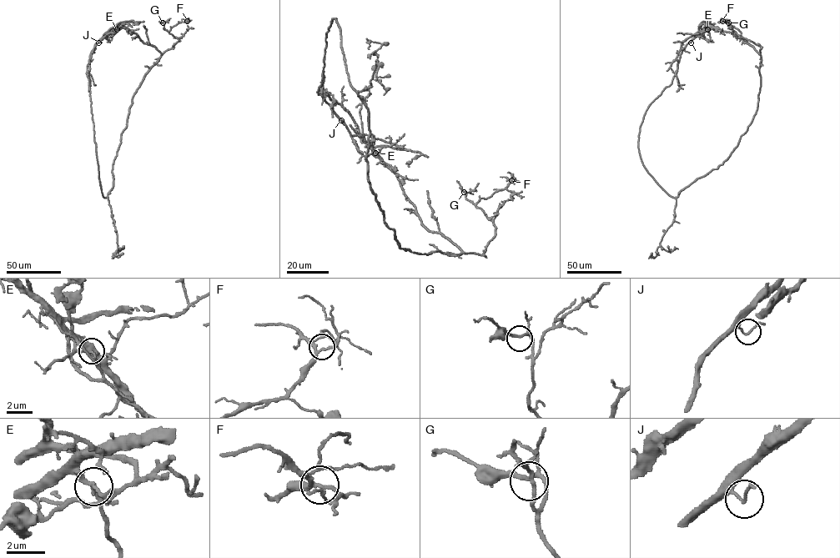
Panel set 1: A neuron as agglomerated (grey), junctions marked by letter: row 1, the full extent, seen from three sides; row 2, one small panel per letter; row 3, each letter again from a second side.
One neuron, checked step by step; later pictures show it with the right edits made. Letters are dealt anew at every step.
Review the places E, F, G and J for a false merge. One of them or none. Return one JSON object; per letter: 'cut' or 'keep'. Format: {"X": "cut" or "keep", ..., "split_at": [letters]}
{"E": "cut", "F": "keep", "G": "keep", "J": "keep", "split_at": ["E"]}

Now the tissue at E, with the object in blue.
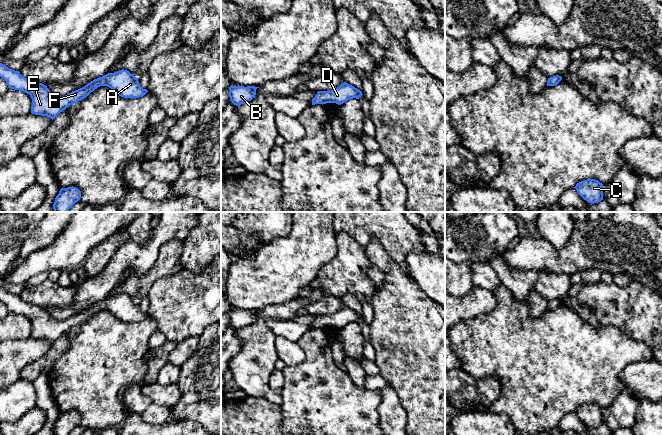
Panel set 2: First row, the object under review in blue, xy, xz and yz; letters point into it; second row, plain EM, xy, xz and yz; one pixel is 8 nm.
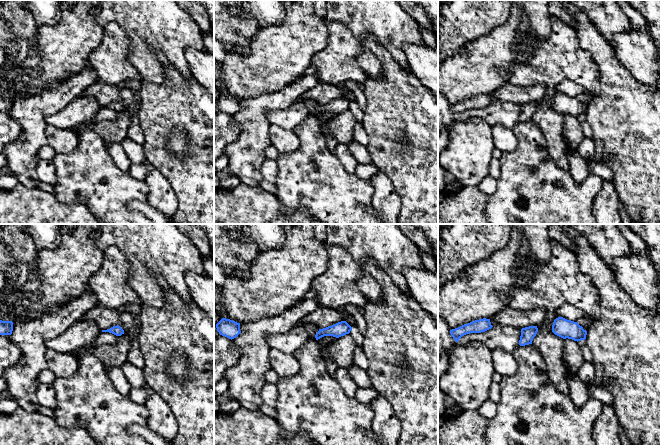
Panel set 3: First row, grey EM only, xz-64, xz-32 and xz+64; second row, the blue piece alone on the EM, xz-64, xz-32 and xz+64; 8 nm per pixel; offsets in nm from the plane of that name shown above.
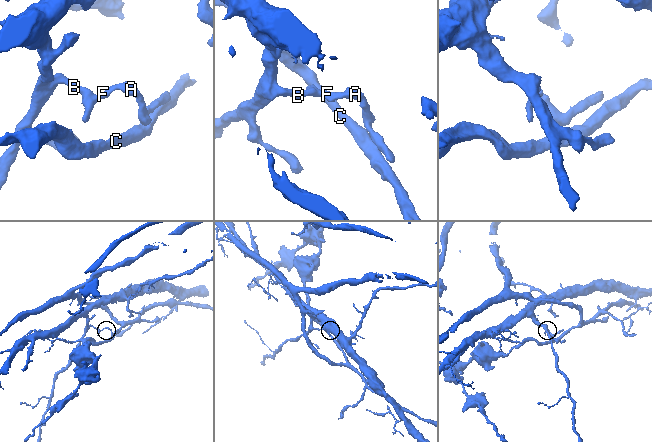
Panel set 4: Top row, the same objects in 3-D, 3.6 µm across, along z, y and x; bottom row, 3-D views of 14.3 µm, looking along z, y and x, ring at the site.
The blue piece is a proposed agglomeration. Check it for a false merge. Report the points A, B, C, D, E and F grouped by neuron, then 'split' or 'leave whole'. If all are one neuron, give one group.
groups A C D / B E F; split

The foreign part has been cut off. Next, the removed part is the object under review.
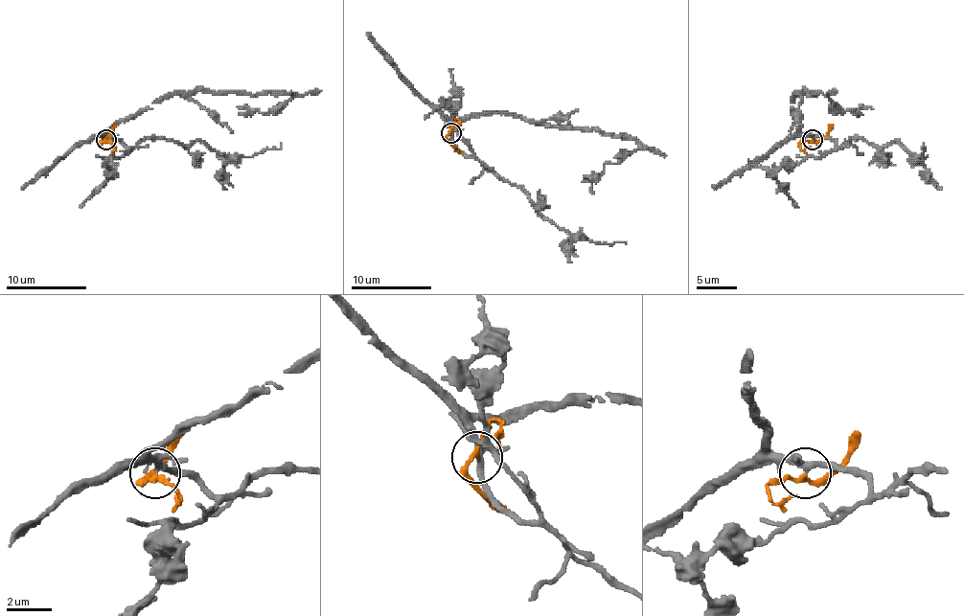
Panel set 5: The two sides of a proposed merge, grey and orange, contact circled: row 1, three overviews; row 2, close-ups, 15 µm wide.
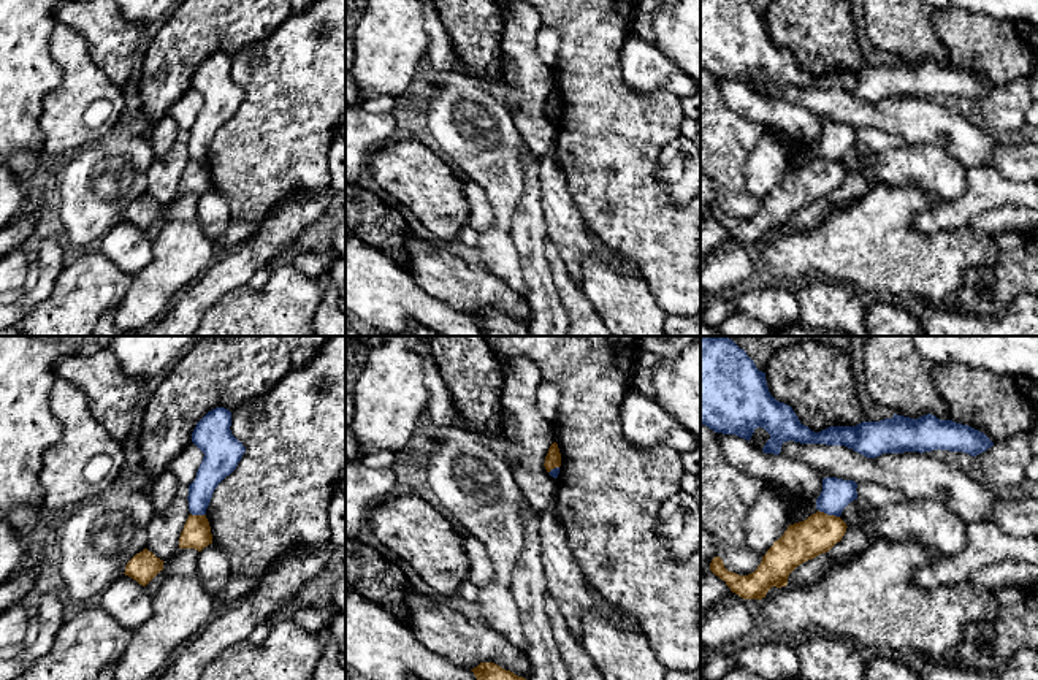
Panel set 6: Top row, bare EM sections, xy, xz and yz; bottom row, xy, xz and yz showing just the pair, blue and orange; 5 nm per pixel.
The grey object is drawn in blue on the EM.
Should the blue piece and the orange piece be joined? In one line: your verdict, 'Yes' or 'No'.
No

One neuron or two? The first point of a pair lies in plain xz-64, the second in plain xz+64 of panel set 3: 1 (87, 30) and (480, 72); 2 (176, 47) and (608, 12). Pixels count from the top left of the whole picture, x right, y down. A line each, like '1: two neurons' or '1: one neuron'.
1: one neuron
2: one neuron

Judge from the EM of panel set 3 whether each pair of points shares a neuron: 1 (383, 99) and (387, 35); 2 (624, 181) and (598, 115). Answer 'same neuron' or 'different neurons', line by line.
1: different neurons
2: same neuron

